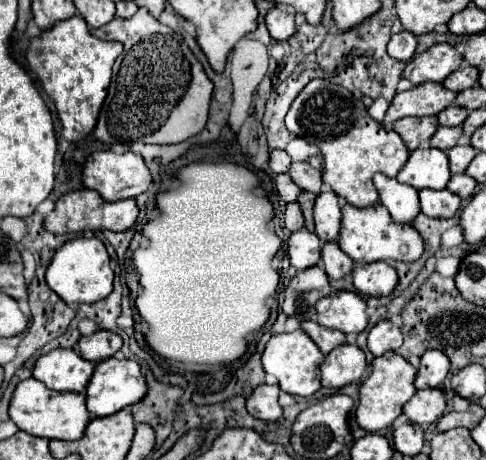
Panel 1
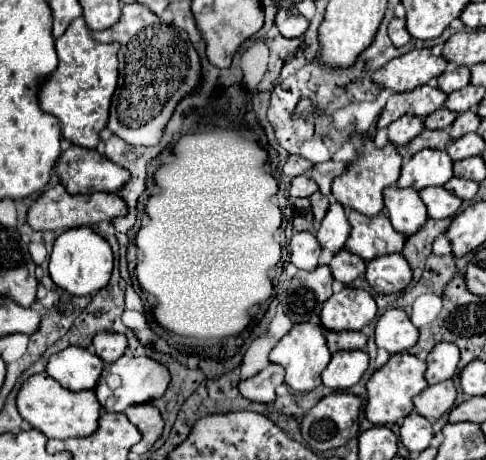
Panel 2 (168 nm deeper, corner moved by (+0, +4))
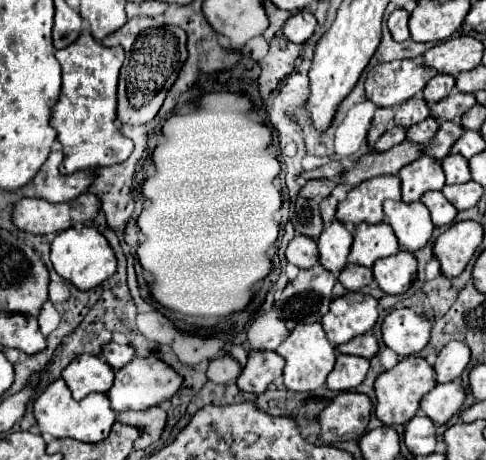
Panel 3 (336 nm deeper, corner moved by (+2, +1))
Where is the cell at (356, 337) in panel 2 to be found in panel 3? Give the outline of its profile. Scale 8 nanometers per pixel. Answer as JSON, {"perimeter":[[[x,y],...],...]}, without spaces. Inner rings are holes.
{"perimeter":[[[366,333],[366,335],[358,335],[358,337],[350,339],[348,343],[338,345],[336,351],[370,359],[370,357],[374,357],[378,353],[378,341],[376,341],[376,337],[372,333]]]}

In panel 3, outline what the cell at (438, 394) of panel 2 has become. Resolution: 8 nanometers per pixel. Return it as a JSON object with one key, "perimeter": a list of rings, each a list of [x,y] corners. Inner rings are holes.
{"perimeter":[[[460,379],[436,385],[430,393],[426,393],[420,401],[420,411],[434,421],[434,425],[444,425],[454,413],[460,411],[464,403],[464,389],[460,385]]]}

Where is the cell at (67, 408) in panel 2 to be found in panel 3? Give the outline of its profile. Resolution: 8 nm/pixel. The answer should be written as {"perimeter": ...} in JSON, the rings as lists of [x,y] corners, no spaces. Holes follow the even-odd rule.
{"perimeter":[[[62,379],[50,383],[34,401],[34,419],[40,427],[40,433],[48,433],[56,439],[70,437],[76,441],[86,441],[86,443],[98,443],[96,439],[106,439],[110,433],[112,423],[116,421],[114,411],[110,409],[110,401],[106,399],[104,393],[90,393],[82,401],[76,401],[70,395],[70,389]]]}

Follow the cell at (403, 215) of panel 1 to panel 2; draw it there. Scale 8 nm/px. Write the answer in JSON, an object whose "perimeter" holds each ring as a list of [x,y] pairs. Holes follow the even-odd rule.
{"perimeter":[[[386,188],[384,190],[384,202],[386,202],[386,214],[392,220],[392,226],[396,232],[404,234],[406,238],[416,234],[428,220],[426,204],[418,196],[414,188]]]}

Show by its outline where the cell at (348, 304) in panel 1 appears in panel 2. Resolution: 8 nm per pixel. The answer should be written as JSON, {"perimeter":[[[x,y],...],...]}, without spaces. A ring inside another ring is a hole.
{"perimeter":[[[346,286],[342,292],[324,302],[320,320],[322,326],[332,332],[362,330],[374,320],[376,310],[378,306],[370,292]]]}

